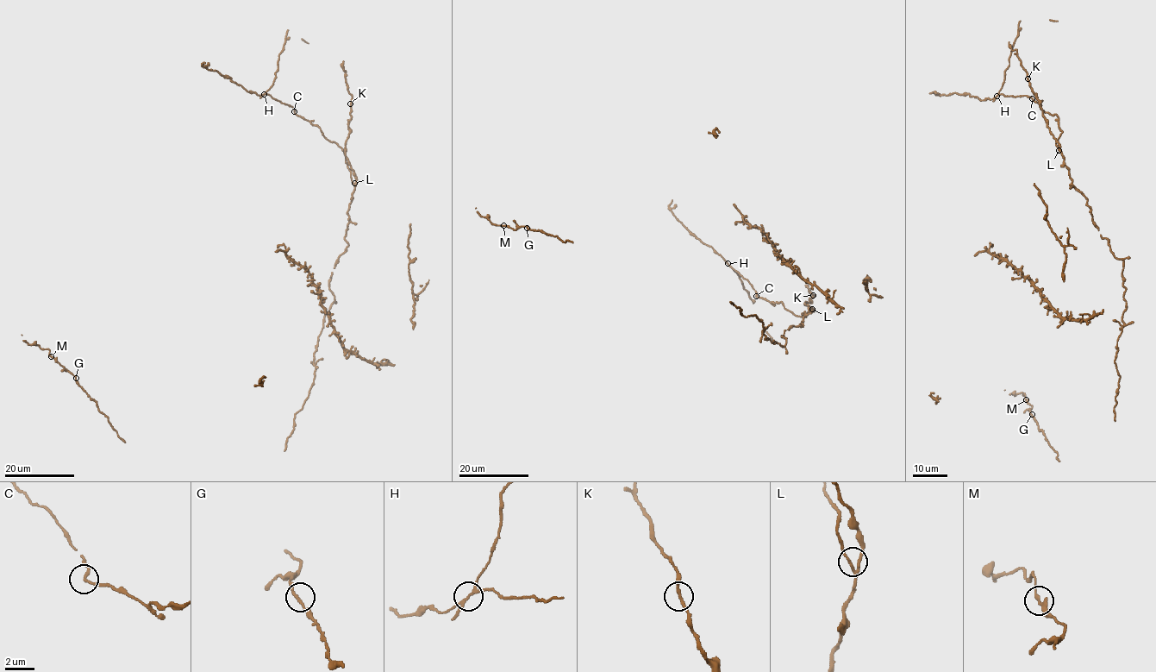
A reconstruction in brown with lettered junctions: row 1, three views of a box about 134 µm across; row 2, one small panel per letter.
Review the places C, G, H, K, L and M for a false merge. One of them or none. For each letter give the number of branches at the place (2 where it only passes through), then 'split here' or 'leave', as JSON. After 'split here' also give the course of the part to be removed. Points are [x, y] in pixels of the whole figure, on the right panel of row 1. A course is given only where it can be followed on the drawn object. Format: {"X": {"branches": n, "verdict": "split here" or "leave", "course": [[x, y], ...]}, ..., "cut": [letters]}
{"C": {"branches": 2, "verdict": "leave"}, "G": {"branches": 2, "verdict": "leave"}, "H": {"branches": 3, "verdict": "split here"}, "K": {"branches": 2, "verdict": "leave"}, "L": {"branches": 3, "verdict": "leave"}, "M": {"branches": 2, "verdict": "leave"}, "cut": ["H"]}

